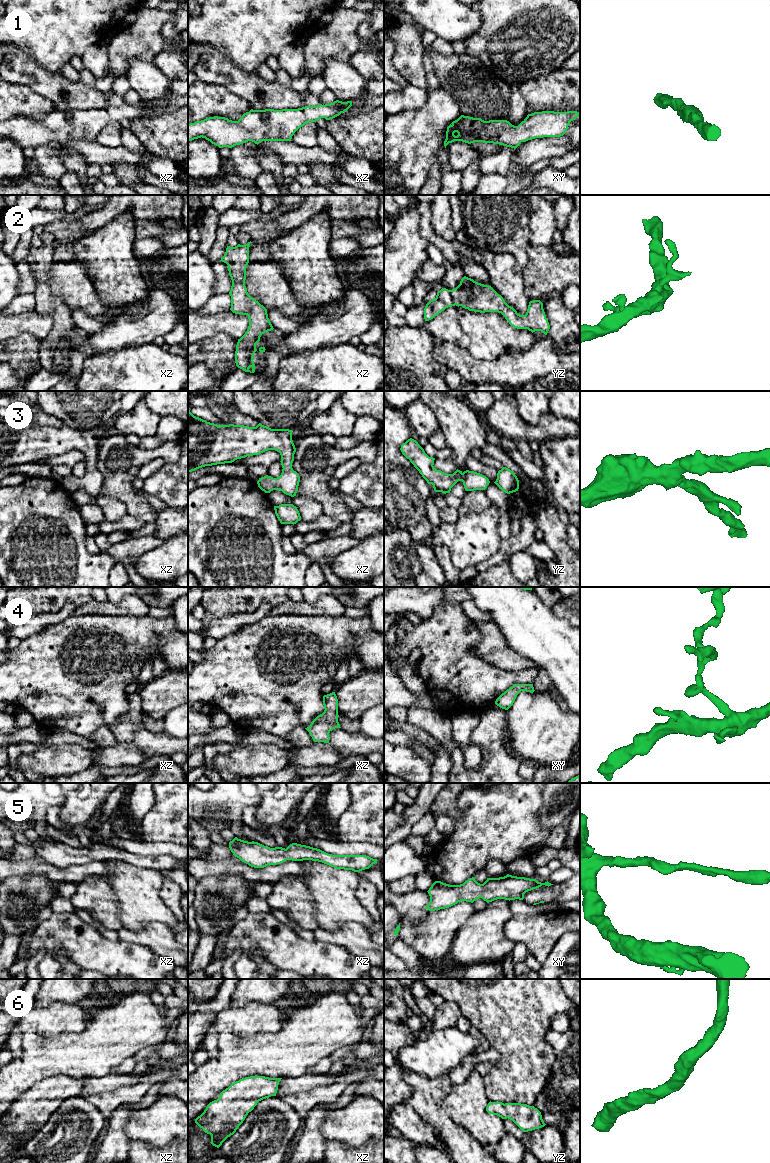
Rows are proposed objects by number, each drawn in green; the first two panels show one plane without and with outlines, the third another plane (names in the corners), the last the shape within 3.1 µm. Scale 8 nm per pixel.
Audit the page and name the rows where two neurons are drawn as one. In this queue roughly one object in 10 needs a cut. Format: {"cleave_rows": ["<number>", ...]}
{"cleave_rows": []}

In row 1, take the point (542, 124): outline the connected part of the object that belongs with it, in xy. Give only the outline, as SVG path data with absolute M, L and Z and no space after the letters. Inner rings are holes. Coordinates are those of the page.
M542 111L528 114L527 117L518 125L514 126L507 120L484 121L481 118L473 118L461 115L453 121L446 131L444 146L454 141L462 141L468 144L474 142L493 143L516 149L522 142L543 137L563 136L571 121L579 116L577 111L554 112Z

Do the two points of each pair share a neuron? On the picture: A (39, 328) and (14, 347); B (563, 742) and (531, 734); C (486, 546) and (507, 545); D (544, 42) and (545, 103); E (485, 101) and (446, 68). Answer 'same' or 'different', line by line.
A: different
B: same
C: different
D: different
E: same

